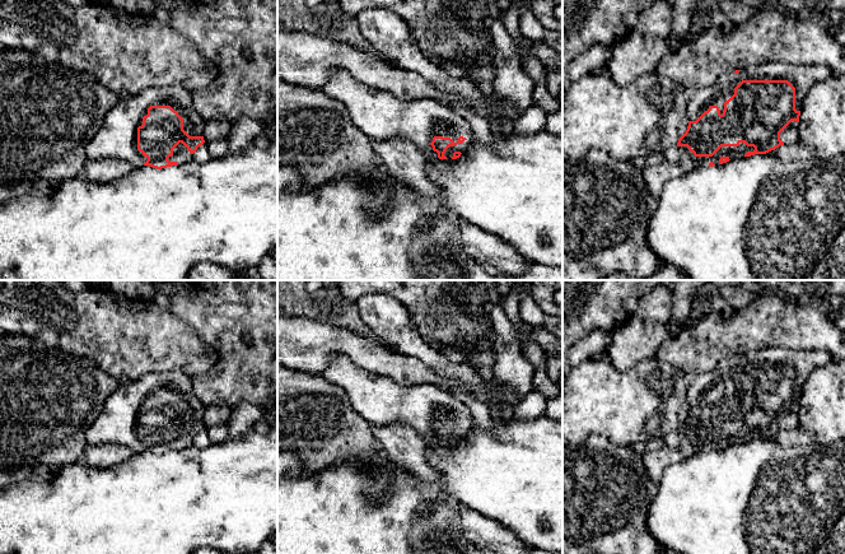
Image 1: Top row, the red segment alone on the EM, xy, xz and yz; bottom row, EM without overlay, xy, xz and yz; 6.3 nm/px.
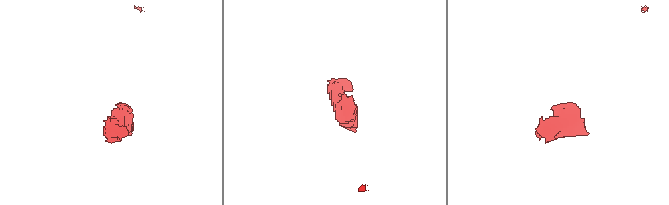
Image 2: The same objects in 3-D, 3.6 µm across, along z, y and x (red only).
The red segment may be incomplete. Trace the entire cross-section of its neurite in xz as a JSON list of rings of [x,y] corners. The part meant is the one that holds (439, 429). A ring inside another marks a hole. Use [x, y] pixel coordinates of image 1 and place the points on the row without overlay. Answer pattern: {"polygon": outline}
{"polygon": [[[332,355],[322,377],[340,386],[355,410],[372,427],[403,423],[411,427],[426,446],[457,444],[475,425],[468,408],[449,391],[434,385],[402,386],[387,376],[370,373],[349,358]]]}

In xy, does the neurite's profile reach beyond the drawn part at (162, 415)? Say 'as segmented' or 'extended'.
extended

